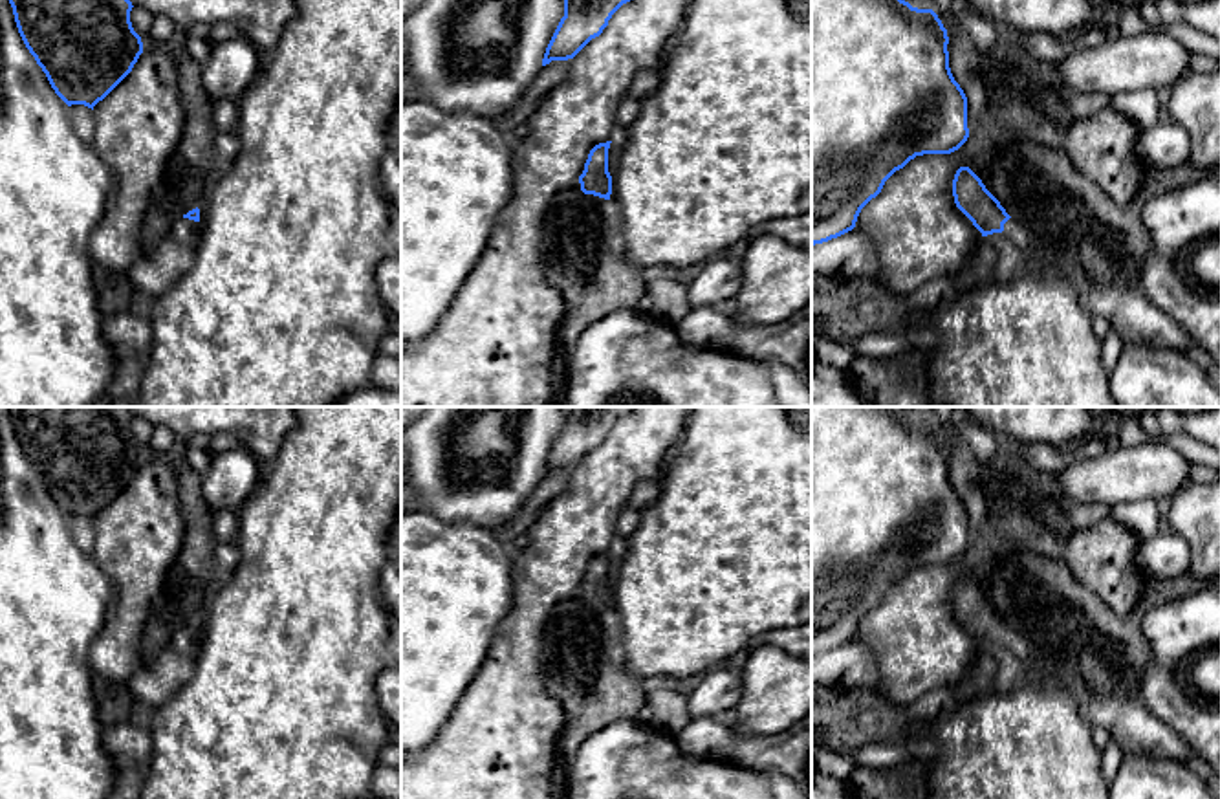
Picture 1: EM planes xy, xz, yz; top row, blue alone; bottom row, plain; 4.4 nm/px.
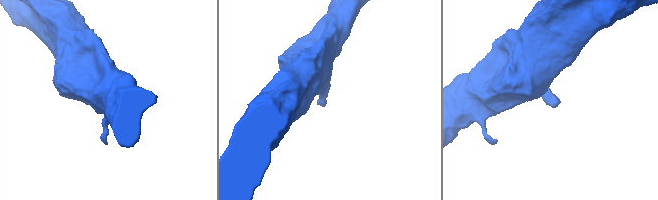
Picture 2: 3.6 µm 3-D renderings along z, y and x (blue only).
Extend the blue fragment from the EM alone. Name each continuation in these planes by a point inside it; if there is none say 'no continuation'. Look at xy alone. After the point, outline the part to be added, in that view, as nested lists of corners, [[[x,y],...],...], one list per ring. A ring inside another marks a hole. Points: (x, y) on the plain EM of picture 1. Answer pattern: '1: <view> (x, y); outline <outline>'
1: xy (185, 642); outline [[[178,629],[170,640],[172,647],[185,656],[196,656],[200,649],[200,632]]]

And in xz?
1: xz (601, 616); outline [[[586,605],[592,610],[594,619],[601,625],[601,629],[605,630],[608,647],[614,654],[614,660],[617,663],[623,663],[623,658],[619,654],[619,643],[617,643],[617,632],[610,621],[610,612],[594,605]]]

